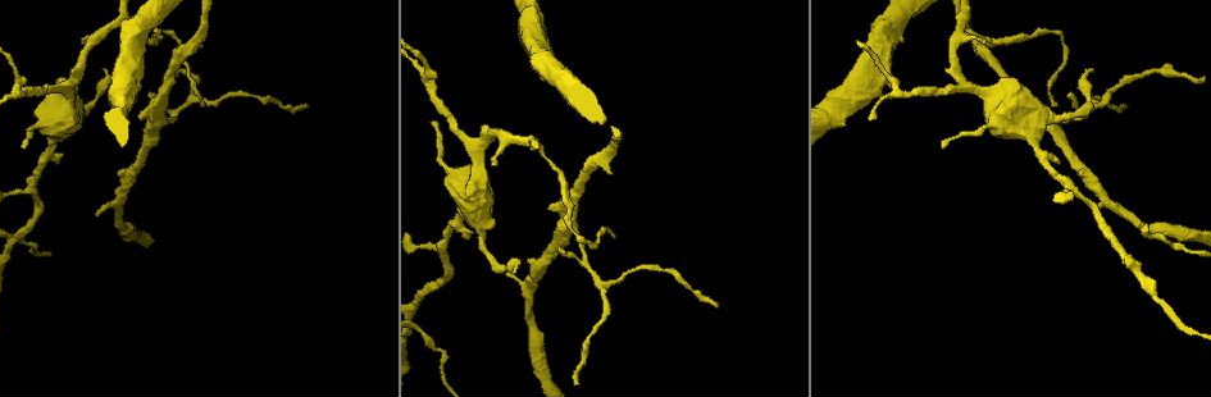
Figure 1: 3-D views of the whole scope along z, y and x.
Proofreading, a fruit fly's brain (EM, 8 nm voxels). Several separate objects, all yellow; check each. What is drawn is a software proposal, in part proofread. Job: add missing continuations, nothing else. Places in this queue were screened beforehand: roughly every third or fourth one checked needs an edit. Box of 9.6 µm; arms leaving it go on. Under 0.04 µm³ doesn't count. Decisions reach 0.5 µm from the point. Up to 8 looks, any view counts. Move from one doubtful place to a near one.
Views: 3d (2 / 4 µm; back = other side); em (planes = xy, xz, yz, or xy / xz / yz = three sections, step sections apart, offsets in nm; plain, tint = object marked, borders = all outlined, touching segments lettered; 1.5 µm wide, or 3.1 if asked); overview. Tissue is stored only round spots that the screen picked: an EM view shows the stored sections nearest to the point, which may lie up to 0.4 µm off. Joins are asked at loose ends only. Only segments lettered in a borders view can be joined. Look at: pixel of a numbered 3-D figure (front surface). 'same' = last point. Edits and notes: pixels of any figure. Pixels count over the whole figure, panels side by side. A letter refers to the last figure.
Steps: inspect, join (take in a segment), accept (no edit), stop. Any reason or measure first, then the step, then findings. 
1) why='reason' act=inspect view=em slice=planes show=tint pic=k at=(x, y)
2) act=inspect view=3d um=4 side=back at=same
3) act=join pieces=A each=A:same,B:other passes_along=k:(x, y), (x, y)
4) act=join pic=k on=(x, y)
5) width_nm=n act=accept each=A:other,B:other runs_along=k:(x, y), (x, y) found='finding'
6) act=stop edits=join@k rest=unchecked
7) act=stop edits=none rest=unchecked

why='long arm stops here' act=inspect view=em slice=yz step=4 show=borders pic=1 at=(615, 237)

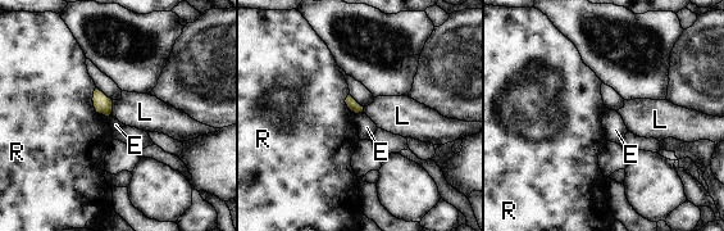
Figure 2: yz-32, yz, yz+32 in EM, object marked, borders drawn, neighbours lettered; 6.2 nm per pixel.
act=inspect view=em slice=planes show=borders at=same

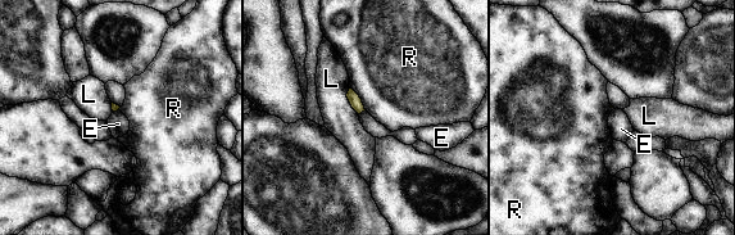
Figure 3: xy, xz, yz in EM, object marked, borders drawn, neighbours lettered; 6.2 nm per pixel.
act=accept each=E:other,L:other,R:other found='none of them fits'

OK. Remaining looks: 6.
why='free end' act=inspect view=3d um=2 pic=1 at=(507, 271)

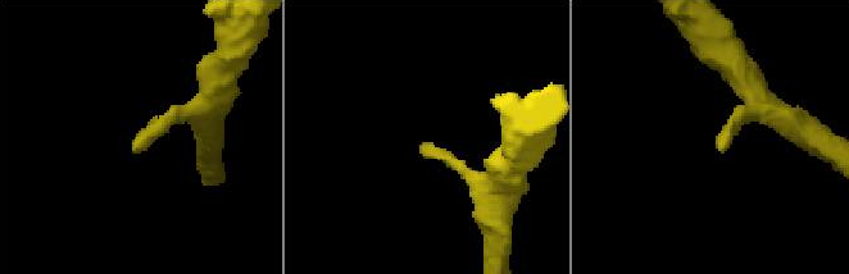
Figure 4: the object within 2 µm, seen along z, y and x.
act=inspect view=em slice=planes show=tint pic=4 at=(134, 146)

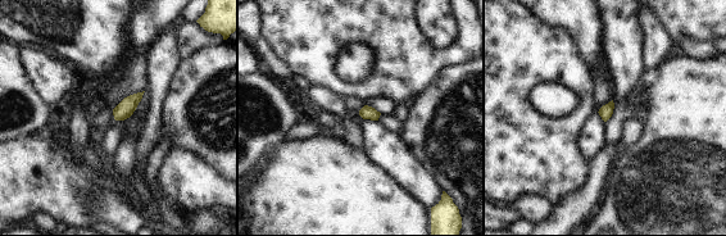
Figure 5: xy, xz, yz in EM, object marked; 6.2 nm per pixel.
why='see the neighbours' act=inspect view=em slice=planes show=borders at=same

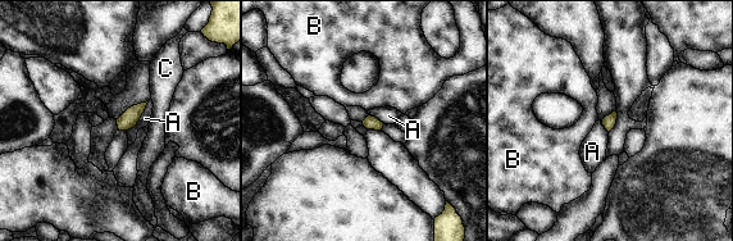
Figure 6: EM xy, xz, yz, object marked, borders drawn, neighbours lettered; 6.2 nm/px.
act=accept each=A:other,B:other,C:other border=6:(149, 101), (140, 119), (127, 131) found='no lettered segment goes on from it'

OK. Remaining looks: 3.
why='stops while still wide' act=inspect view=3d um=2 pic=1 at=(544, 80)

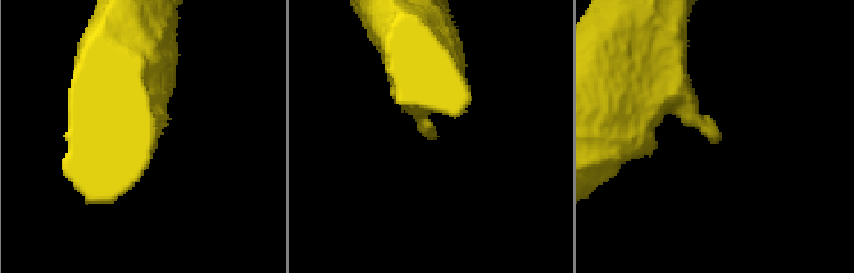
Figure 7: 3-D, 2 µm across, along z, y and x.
why='need the tissue' act=inspect view=em slice=planes show=tint pic=7 at=(718, 135)

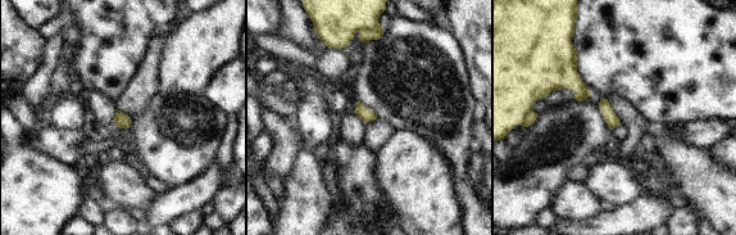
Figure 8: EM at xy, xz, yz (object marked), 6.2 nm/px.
act=inspect view=em slice=planes show=borders at=same

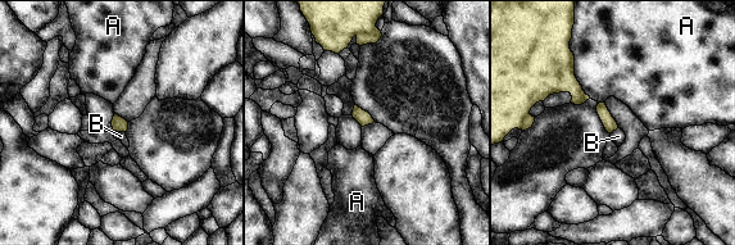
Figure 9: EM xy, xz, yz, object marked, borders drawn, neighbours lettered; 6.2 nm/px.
act=accept each=A:other,B:other found='none of them fits'

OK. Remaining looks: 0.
act=stop edits=none rest=unchecked

